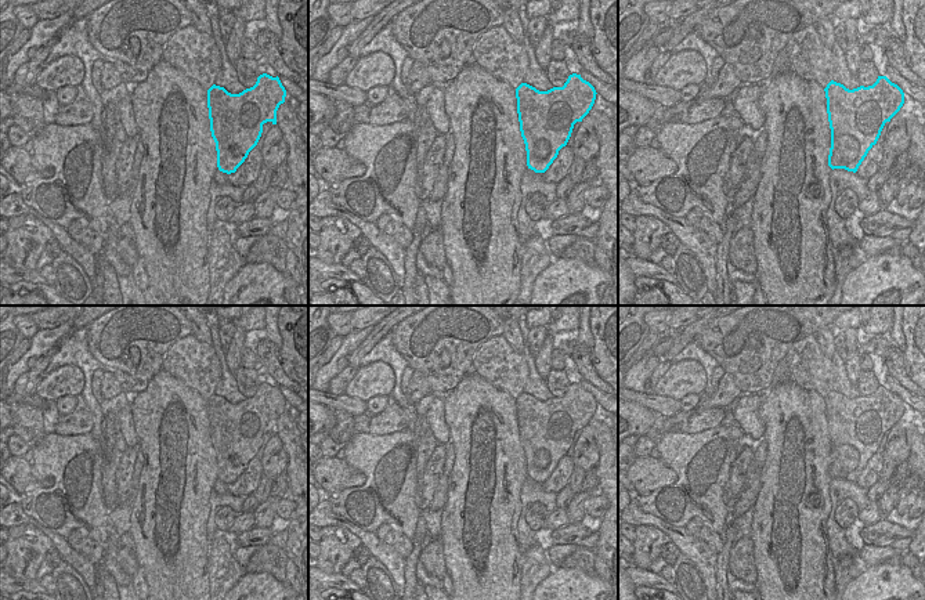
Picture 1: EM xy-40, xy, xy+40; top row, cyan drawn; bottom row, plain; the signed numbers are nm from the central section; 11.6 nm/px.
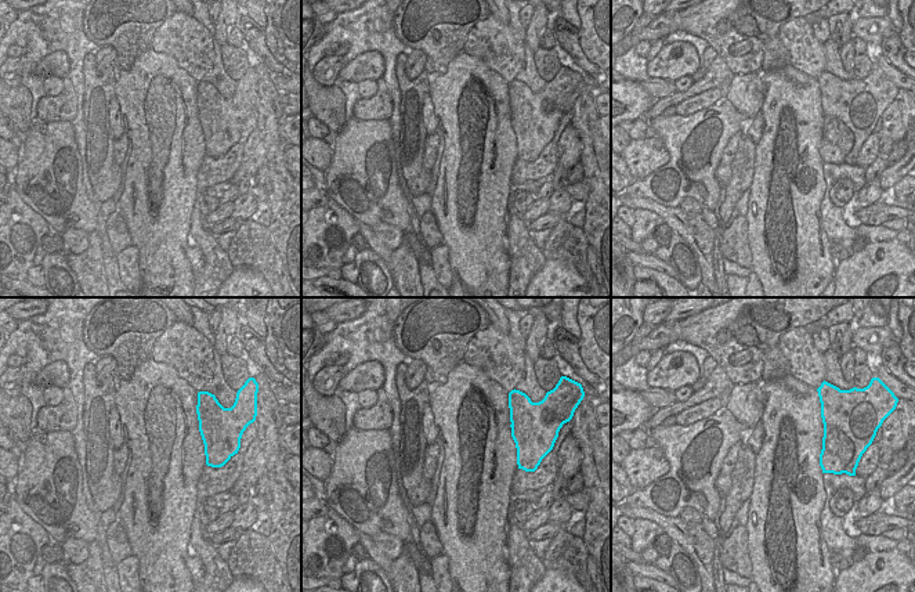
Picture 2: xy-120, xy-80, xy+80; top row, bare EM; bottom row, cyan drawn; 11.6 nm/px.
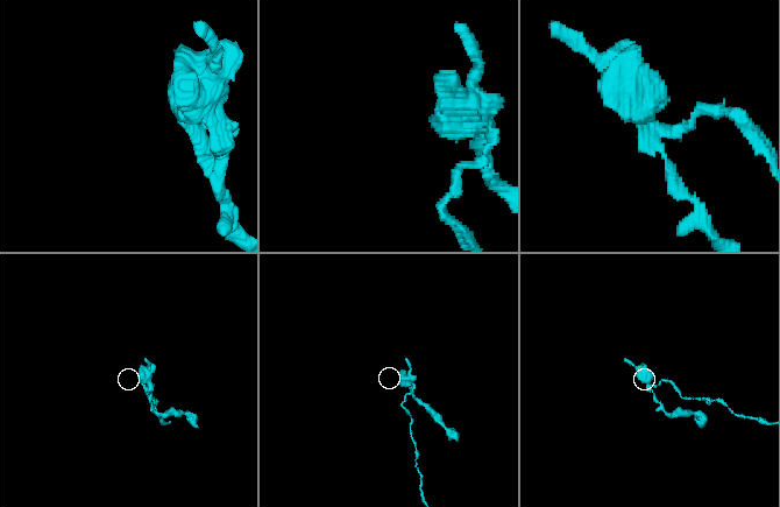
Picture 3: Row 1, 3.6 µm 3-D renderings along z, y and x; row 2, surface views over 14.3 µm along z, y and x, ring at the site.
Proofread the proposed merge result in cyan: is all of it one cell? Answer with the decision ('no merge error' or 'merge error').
merge error

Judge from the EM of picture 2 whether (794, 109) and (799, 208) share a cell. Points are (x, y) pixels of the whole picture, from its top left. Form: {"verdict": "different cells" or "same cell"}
{"verdict": "same cell"}

